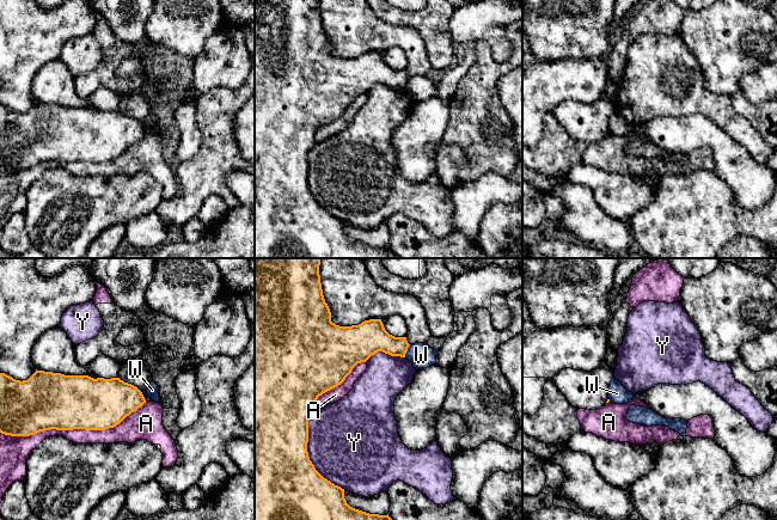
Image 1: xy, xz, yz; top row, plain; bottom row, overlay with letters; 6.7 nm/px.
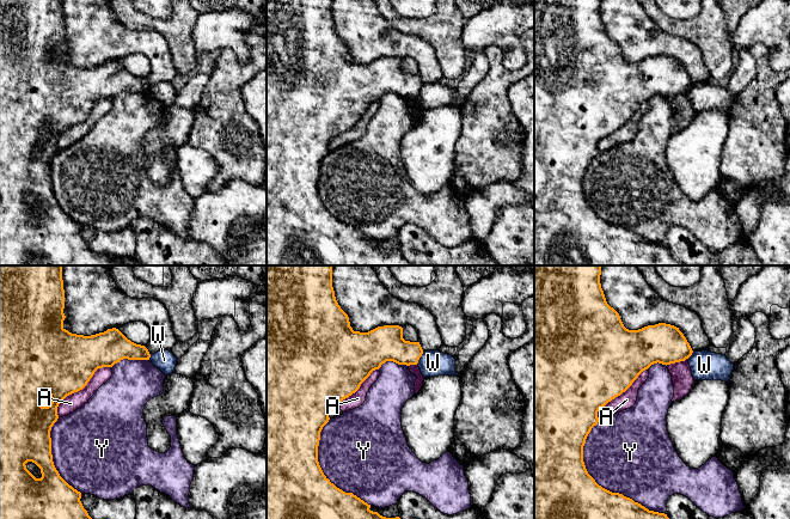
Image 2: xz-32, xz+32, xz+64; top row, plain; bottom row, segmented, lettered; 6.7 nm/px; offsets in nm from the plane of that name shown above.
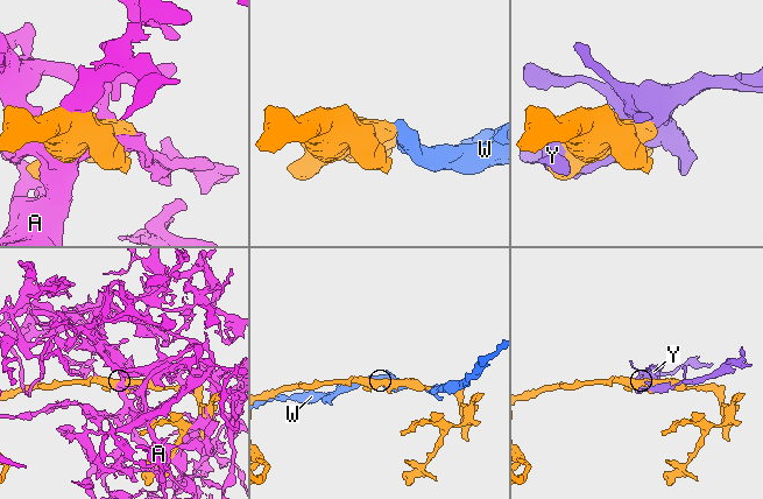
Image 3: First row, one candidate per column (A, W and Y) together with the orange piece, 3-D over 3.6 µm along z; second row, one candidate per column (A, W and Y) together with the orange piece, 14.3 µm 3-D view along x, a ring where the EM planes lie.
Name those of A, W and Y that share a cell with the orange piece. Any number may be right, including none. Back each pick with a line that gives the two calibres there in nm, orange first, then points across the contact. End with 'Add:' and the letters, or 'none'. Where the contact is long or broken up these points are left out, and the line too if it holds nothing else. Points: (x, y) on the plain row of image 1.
Add: none

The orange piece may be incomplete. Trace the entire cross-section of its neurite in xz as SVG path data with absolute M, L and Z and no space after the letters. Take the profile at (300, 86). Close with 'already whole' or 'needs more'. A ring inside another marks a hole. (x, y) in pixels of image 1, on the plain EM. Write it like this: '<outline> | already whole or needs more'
M255 0L255 258L399 258L388 246L369 246L350 239L344 231L344 221L316 202L308 189L307 175L308 153L317 143L316 133L319 128L341 117L357 96L366 94L375 85L405 90L409 78L406 69L390 67L381 51L369 51L351 59L332 55L323 27L319 0Z | already whole

